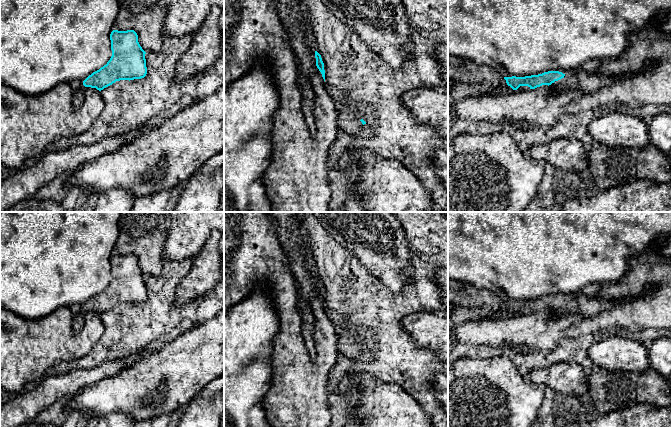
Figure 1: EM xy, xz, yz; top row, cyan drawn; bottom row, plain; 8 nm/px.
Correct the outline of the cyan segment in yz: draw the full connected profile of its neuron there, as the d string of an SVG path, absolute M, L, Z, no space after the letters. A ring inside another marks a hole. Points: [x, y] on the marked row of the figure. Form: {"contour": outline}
{"contour": "M548 71L538 75L525 77L504 77L508 86L513 90L517 90L520 86L528 86L530 89L535 89L542 85L551 85L555 81L564 78L565 74L559 71Z"}

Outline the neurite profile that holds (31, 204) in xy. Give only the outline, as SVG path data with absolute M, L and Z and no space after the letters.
M34 196L28 197L4 212L75 212L64 209L60 203L54 200L40 200Z

